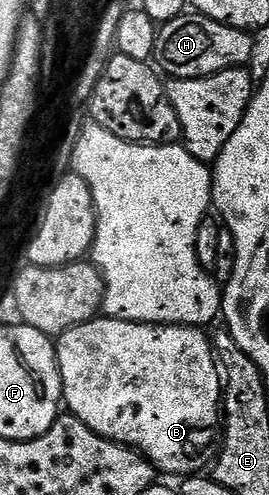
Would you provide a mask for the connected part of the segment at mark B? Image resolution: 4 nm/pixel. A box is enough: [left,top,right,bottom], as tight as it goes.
[56,318,223,478]

